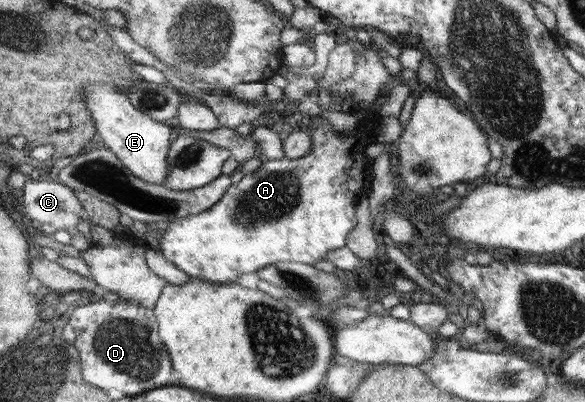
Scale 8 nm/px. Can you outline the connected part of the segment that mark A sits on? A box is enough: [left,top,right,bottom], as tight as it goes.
[159,117,379,284]

